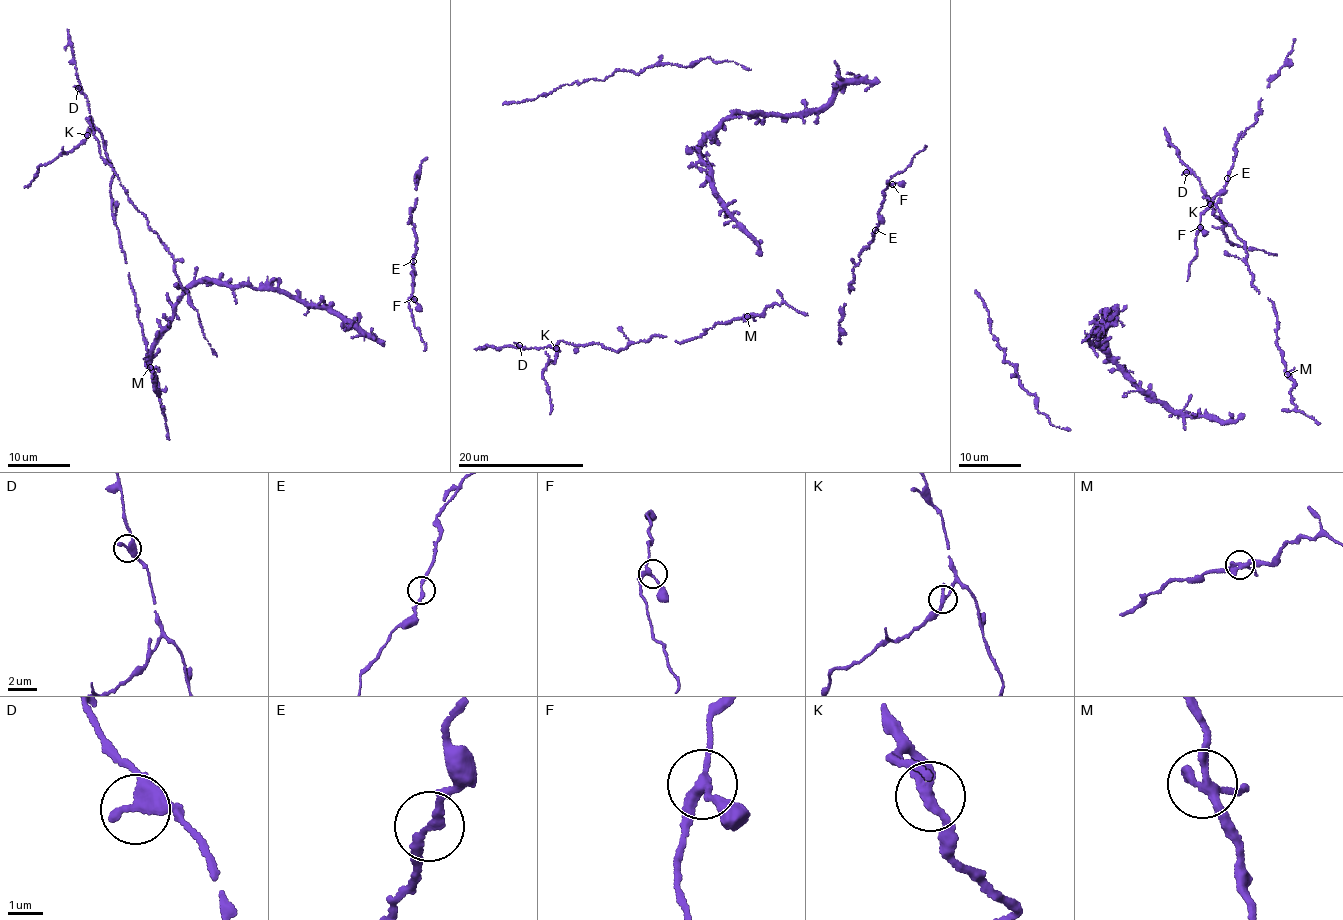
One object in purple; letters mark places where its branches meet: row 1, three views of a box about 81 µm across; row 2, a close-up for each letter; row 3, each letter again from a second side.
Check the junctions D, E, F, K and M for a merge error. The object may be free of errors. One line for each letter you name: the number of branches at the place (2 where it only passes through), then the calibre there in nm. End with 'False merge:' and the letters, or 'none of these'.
K: 2 branches meet; 280 nm thick
False merge: K

